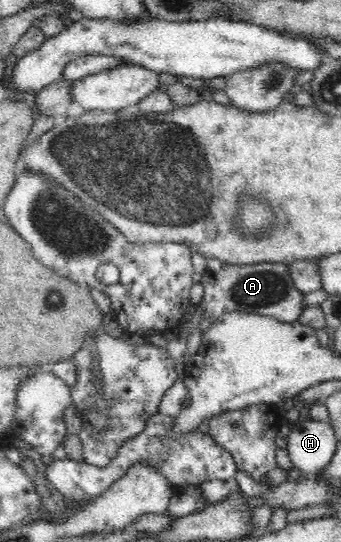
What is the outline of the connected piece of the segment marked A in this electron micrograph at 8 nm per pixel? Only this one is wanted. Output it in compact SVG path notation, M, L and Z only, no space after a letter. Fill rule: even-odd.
M222 262L218 271L205 271L200 283L204 287L204 298L200 302L200 307L204 309L202 317L214 322L224 313L239 311L293 323L307 307L303 302L305 293L295 287L285 263L237 265Z

